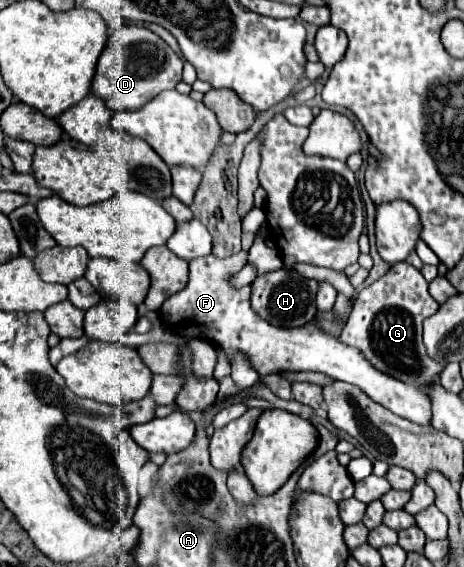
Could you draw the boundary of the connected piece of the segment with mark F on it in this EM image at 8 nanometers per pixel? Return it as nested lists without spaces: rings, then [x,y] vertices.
[[[244,250],[228,258],[208,254],[190,260],[190,284],[178,294],[170,296],[160,308],[164,326],[172,334],[210,342],[212,346],[220,348],[230,362],[240,354],[250,362],[260,378],[282,370],[322,372],[334,380],[356,384],[374,402],[382,404],[402,418],[408,418],[416,424],[430,424],[430,400],[426,392],[392,376],[384,376],[384,372],[372,368],[372,364],[364,360],[364,354],[358,348],[342,344],[336,336],[324,332],[318,326],[318,320],[312,320],[300,328],[280,328],[256,316],[256,310],[250,306],[250,286],[234,288],[230,284],[230,280],[244,268],[246,262],[248,252]]]

